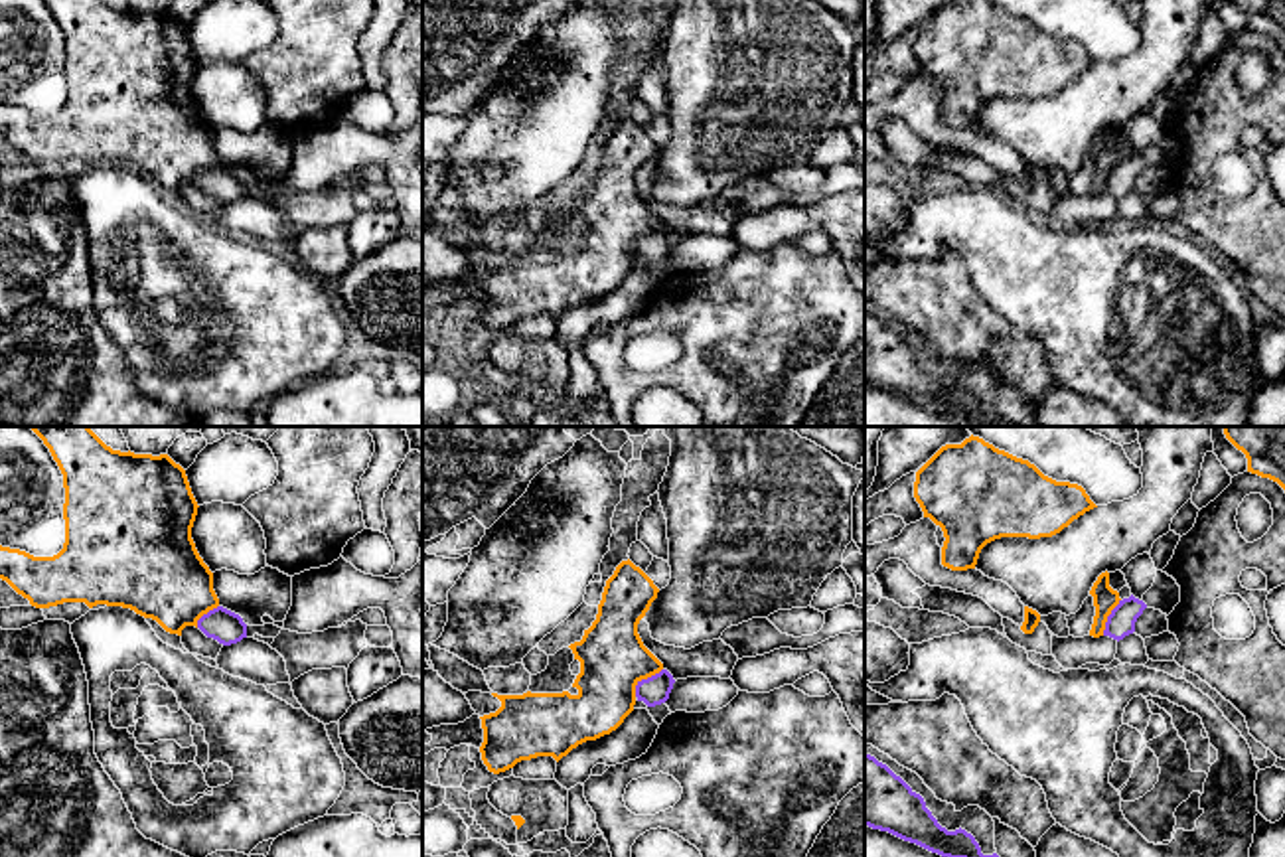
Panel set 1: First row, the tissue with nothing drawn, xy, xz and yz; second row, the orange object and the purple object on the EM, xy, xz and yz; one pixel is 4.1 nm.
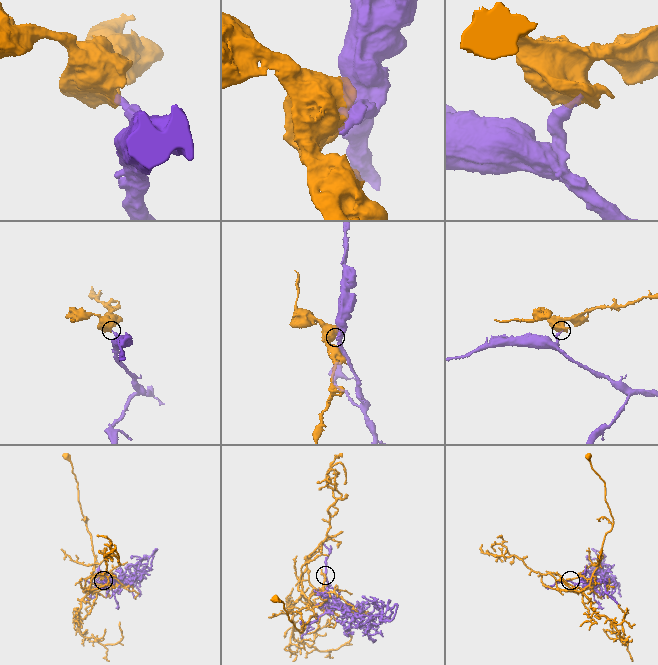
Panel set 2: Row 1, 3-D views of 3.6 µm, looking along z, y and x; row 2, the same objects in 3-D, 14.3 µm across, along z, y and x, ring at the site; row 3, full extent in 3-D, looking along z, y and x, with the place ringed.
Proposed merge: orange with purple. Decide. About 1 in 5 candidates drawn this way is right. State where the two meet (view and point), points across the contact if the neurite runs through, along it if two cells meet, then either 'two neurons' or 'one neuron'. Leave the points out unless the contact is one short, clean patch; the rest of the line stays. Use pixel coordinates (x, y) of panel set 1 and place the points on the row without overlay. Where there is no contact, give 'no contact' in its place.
contact xz (644, 235); border xz (662, 226), (644, 235), (636, 243), (634, 253); two neurons

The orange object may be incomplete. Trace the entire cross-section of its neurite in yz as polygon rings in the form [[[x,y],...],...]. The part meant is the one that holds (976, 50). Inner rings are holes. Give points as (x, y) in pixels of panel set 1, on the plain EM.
[[[989,0],[942,4],[918,30],[914,55],[924,75],[944,89],[942,122],[951,128],[975,126],[981,107],[1001,95],[1052,95],[1086,69],[1097,65],[1078,41],[1056,39],[1028,18]]]

